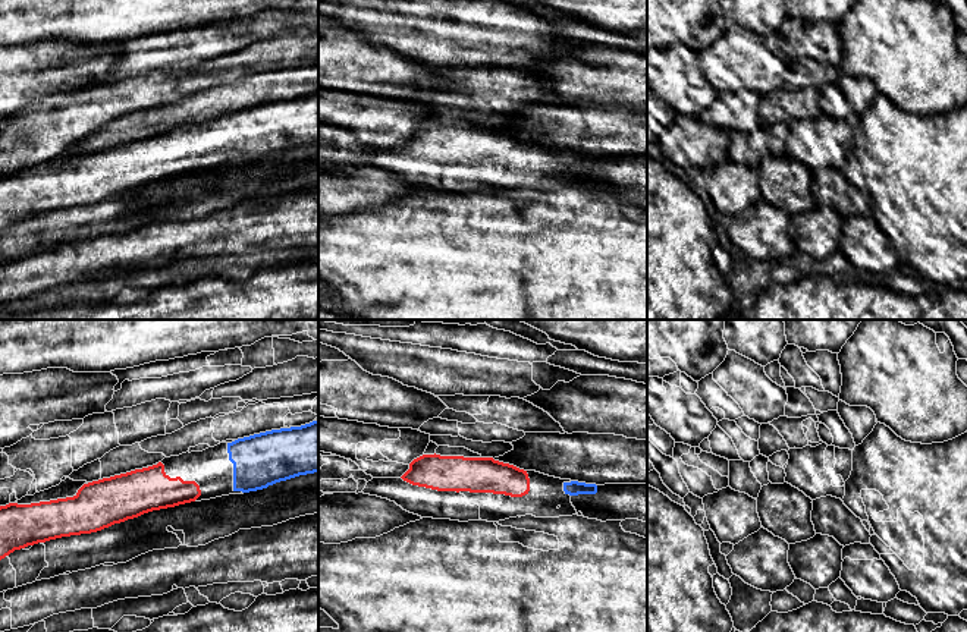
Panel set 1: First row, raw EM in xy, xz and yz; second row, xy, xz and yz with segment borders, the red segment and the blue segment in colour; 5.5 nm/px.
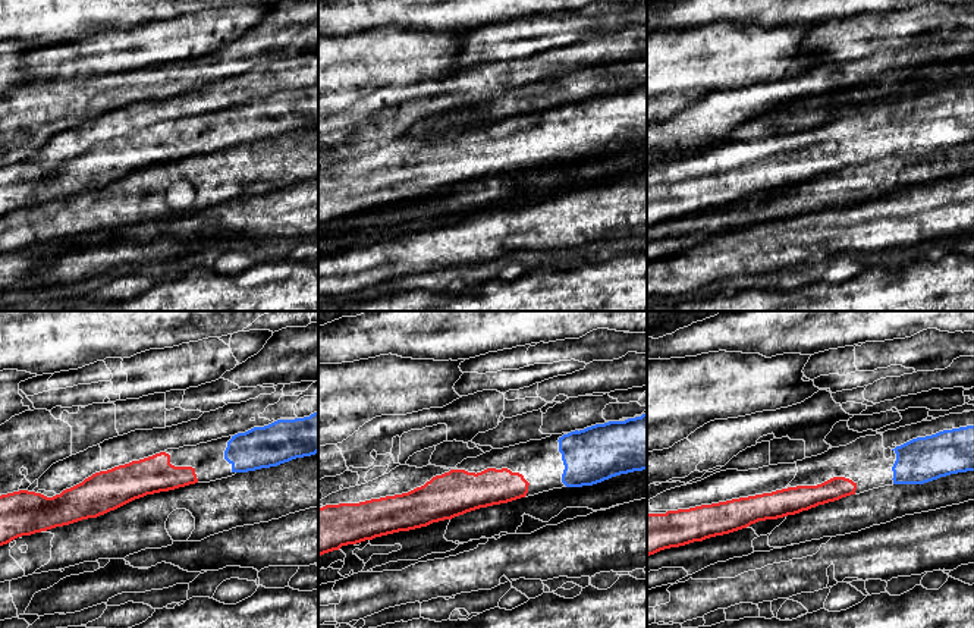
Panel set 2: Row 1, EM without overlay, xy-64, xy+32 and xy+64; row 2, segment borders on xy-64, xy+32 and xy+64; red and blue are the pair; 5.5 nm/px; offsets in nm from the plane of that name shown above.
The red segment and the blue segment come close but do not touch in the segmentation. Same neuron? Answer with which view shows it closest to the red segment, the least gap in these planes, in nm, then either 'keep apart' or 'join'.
xy | 180 nm | join

